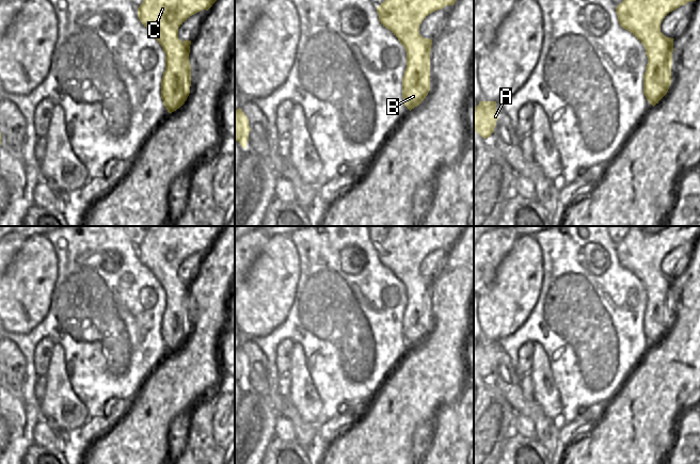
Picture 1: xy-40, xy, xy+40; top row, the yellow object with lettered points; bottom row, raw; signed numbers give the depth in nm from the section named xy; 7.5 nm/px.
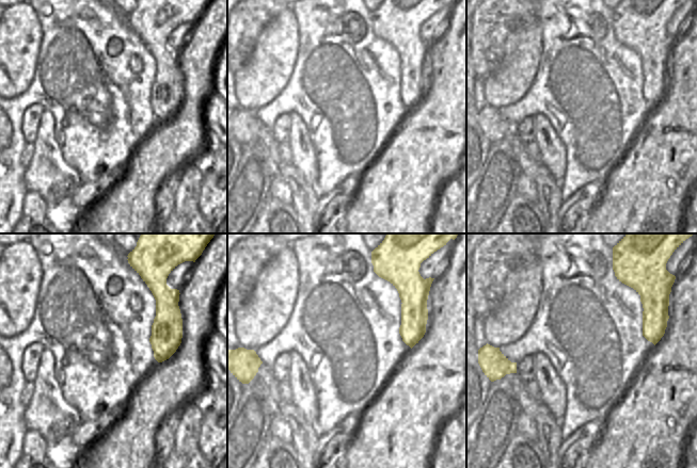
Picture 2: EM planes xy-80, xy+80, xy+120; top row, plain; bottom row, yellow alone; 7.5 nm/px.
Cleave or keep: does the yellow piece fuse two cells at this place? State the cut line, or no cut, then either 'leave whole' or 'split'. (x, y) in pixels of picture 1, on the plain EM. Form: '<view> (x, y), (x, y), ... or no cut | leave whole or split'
xy-40 (165, 292), (176, 304), (174, 330), (185, 339) | split

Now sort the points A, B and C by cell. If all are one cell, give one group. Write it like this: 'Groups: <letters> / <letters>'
Groups: A C / B

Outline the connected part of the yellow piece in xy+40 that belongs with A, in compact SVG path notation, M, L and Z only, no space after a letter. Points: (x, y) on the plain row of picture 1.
M479 340L474 346L474 369L483 378L489 377L493 371L498 358L496 352L496 340Z

